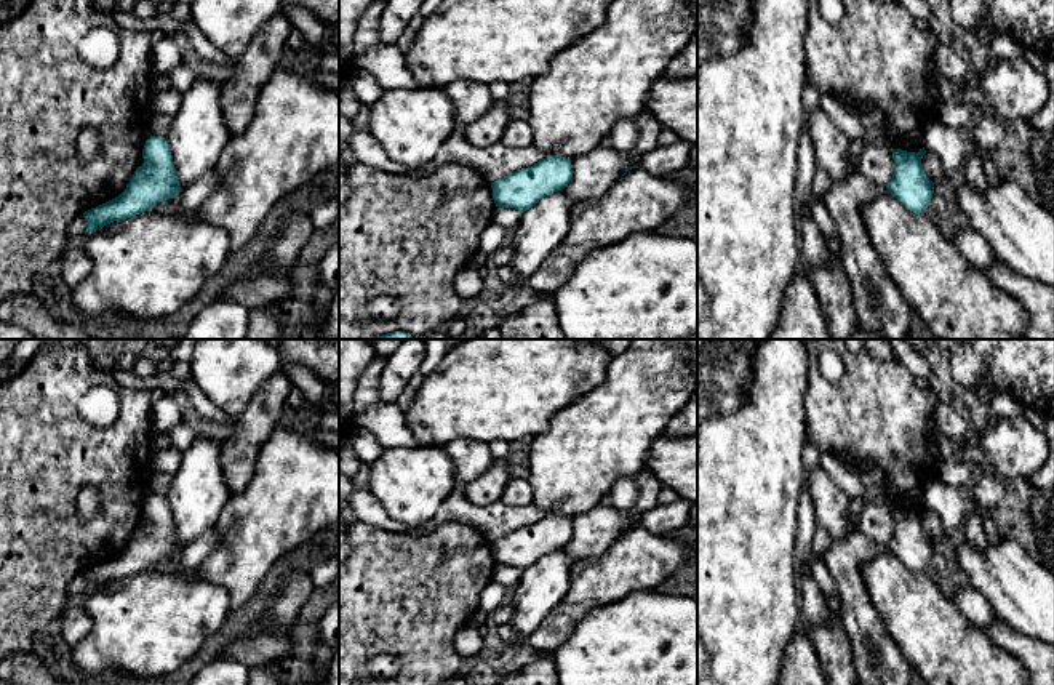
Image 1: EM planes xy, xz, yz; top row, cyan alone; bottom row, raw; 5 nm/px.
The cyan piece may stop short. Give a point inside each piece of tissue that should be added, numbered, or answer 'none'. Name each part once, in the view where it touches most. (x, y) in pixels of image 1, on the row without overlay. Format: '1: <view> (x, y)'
none

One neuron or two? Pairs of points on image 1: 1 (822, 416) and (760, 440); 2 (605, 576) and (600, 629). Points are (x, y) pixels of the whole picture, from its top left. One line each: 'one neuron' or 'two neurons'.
1: two neurons
2: two neurons

